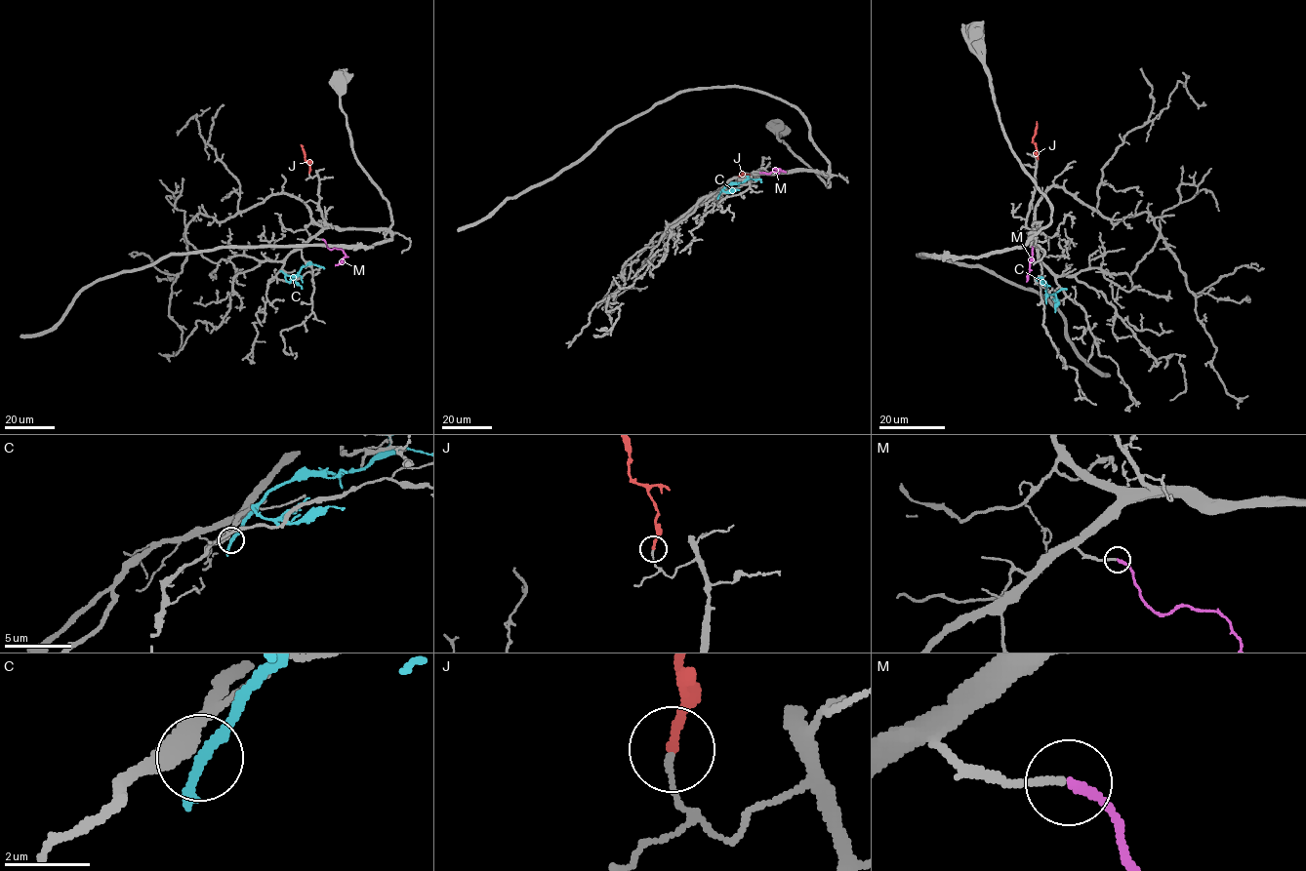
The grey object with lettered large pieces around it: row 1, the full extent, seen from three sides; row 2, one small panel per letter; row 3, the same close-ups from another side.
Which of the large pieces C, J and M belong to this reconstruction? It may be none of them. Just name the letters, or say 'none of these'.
M

